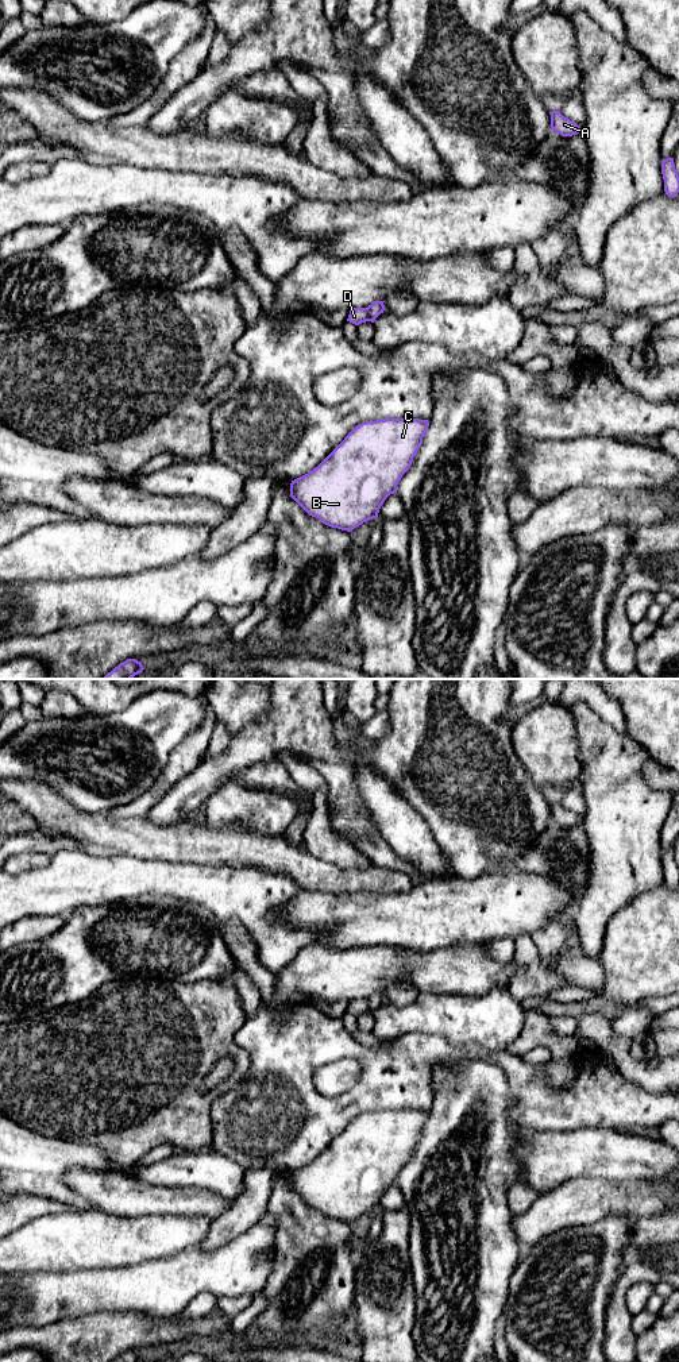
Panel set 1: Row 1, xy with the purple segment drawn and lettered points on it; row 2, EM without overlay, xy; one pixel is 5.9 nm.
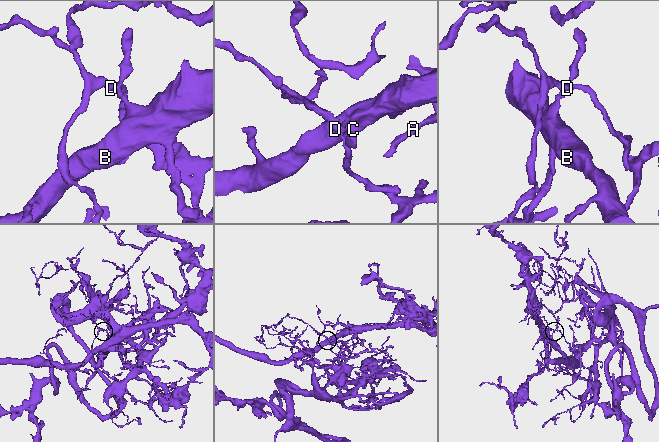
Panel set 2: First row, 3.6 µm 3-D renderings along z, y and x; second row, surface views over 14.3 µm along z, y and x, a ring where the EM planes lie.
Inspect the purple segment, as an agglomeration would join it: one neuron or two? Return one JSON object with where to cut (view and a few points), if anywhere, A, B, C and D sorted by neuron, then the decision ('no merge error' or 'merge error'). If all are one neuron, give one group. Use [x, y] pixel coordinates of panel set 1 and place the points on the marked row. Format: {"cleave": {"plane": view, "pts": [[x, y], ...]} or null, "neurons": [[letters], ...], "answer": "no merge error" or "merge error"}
{"cleave": {"plane": "xy", "pts": [[366, 308], [370, 320]]}, "neurons": [["A", "D"], ["B", "C"]], "answer": "merge error"}

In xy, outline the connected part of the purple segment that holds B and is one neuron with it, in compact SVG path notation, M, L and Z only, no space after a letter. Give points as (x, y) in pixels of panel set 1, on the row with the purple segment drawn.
M385 418L356 425L317 467L292 481L290 497L323 524L351 532L377 518L385 499L397 491L428 427L429 421L420 418Z

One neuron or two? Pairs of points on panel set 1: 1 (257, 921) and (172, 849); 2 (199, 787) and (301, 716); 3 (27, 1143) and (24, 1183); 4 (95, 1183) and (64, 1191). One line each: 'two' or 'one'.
1: two
2: one
3: two
4: two

